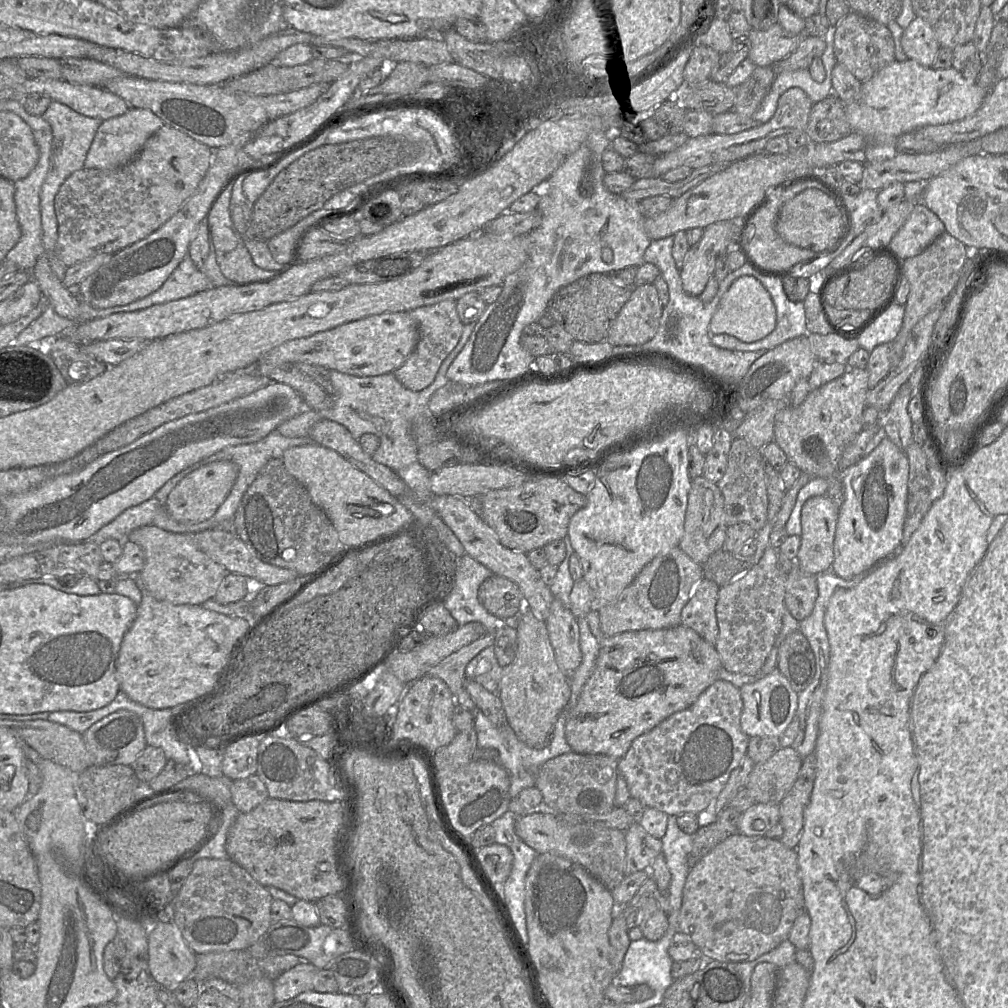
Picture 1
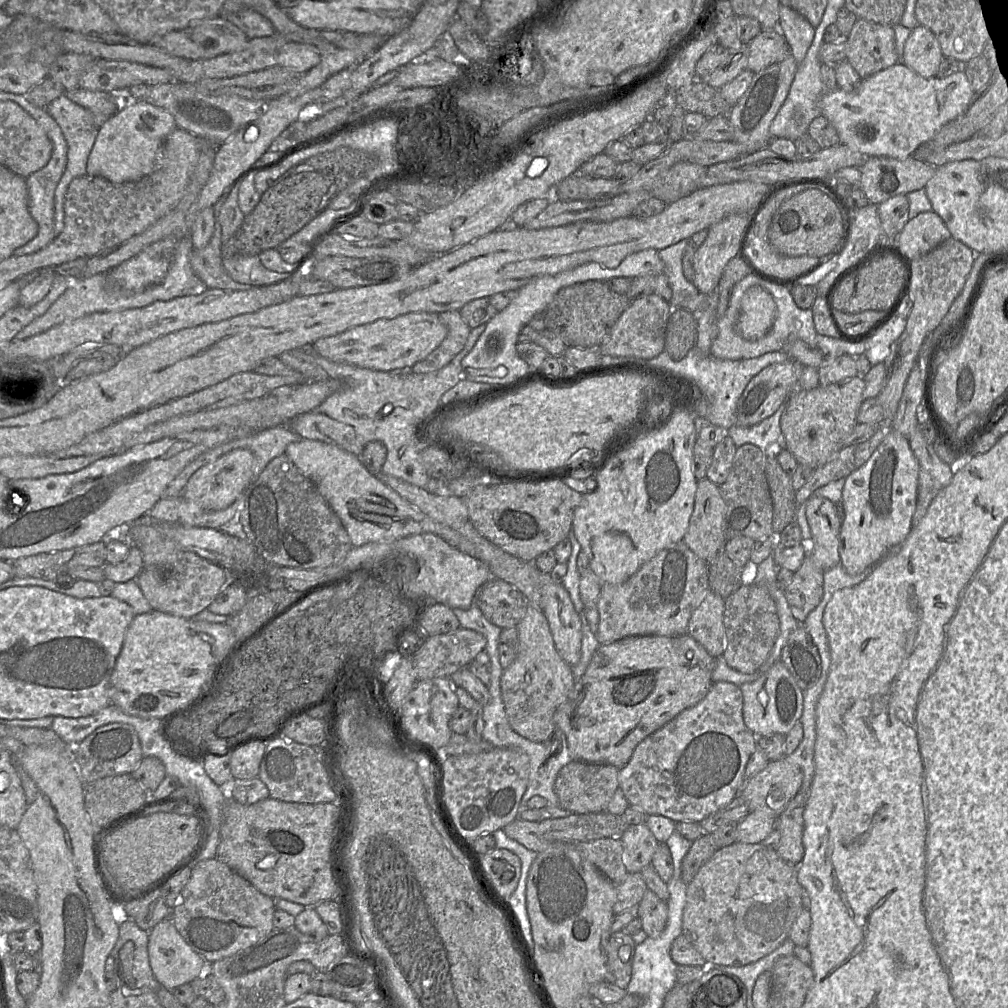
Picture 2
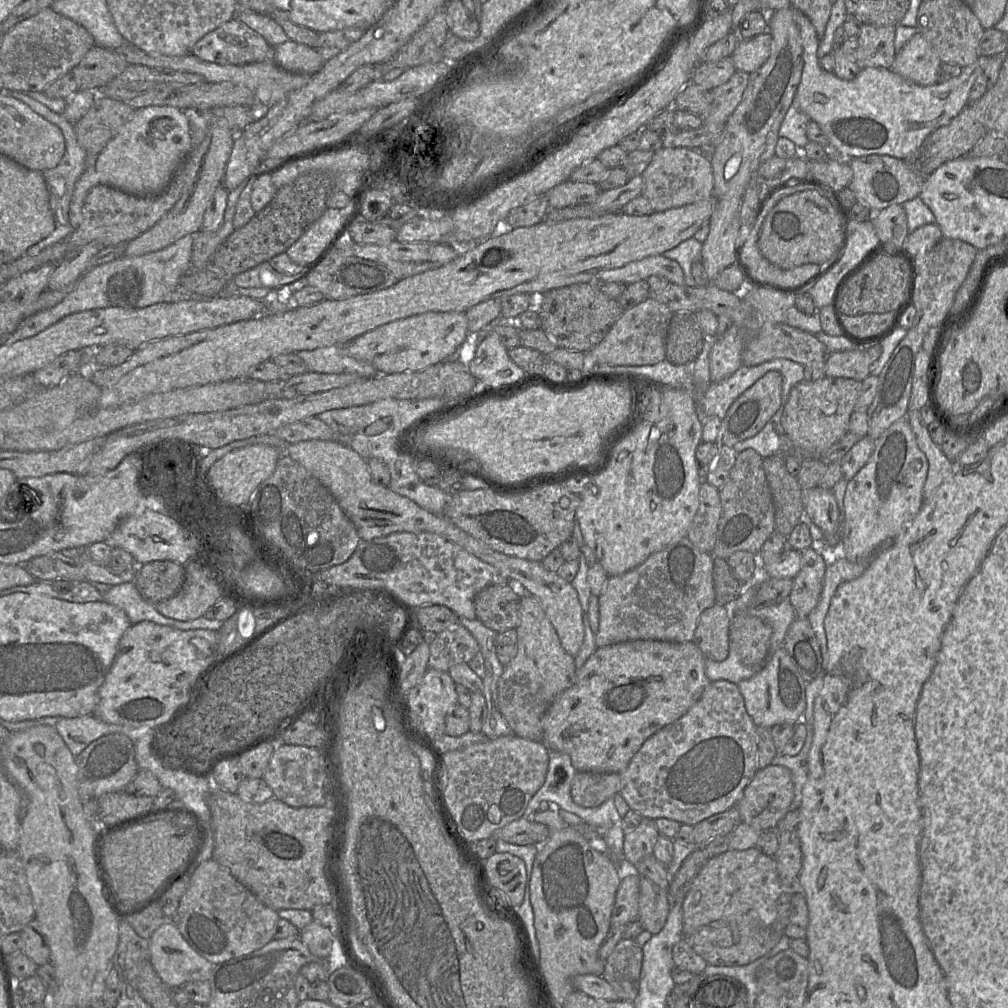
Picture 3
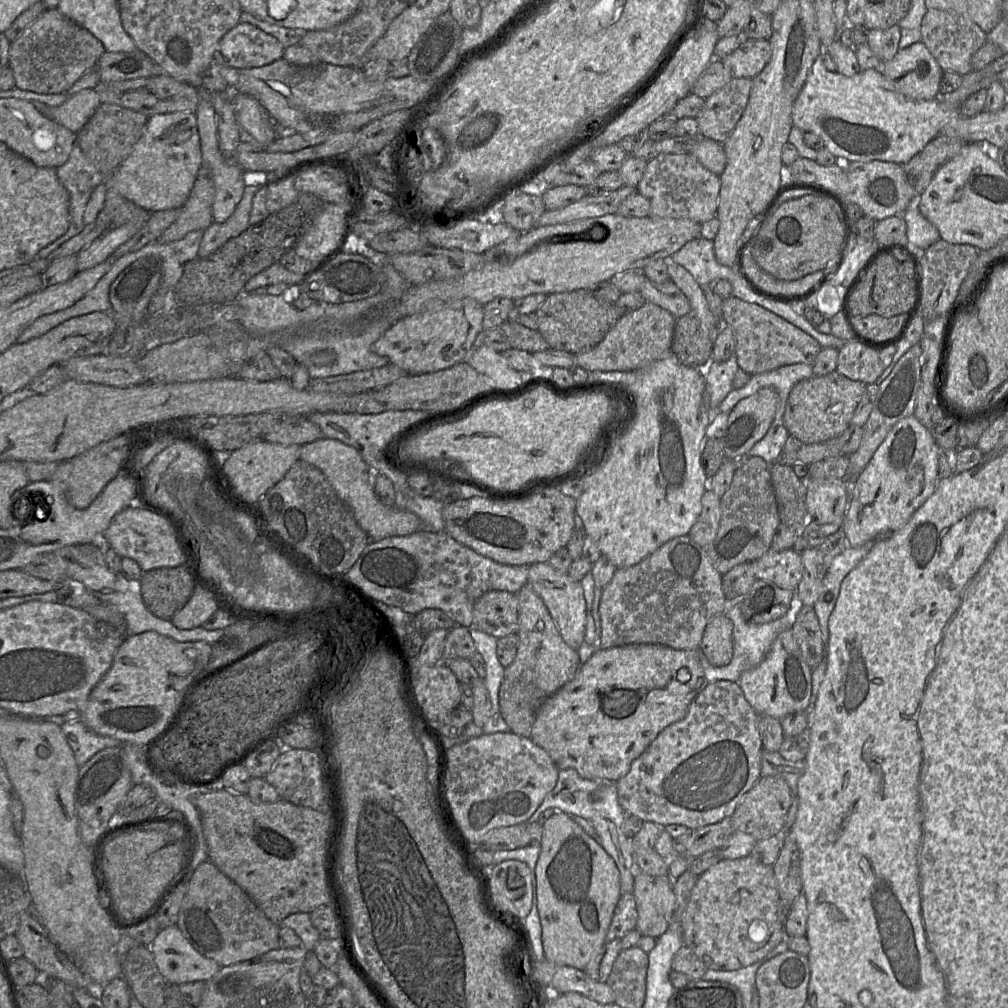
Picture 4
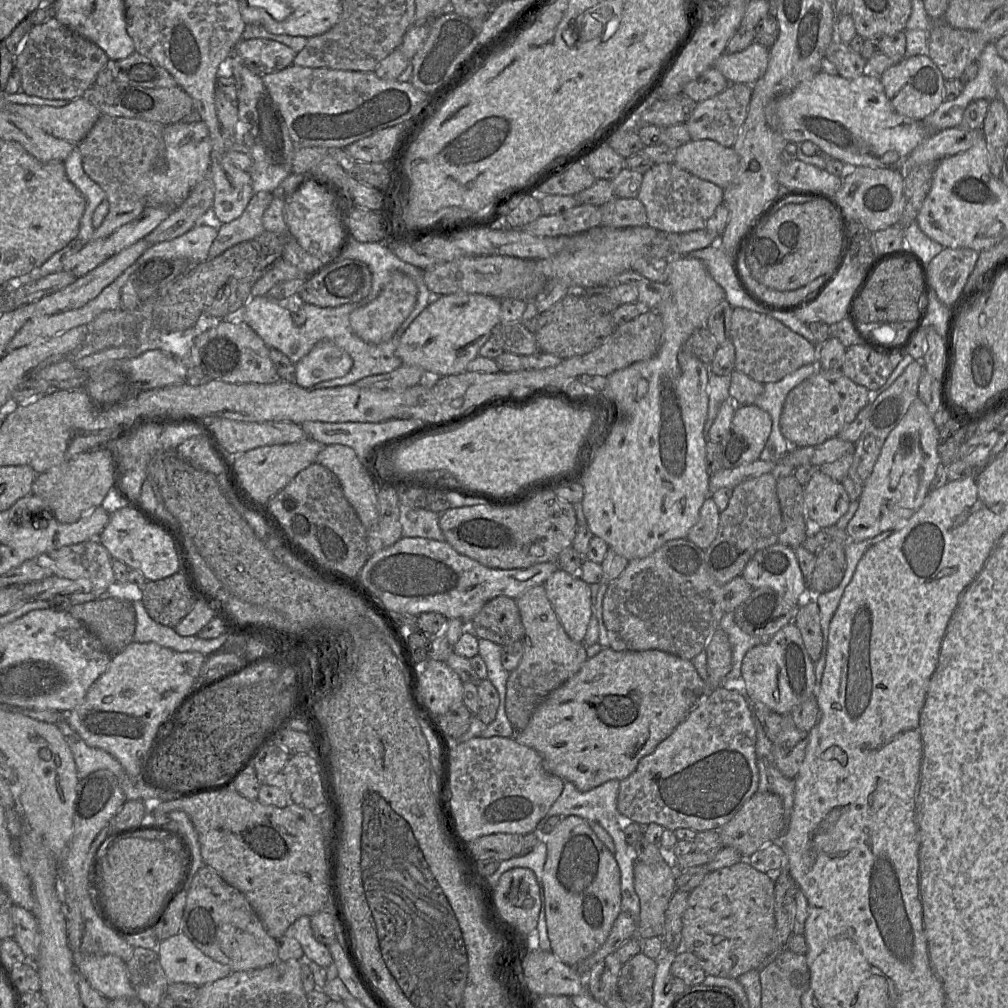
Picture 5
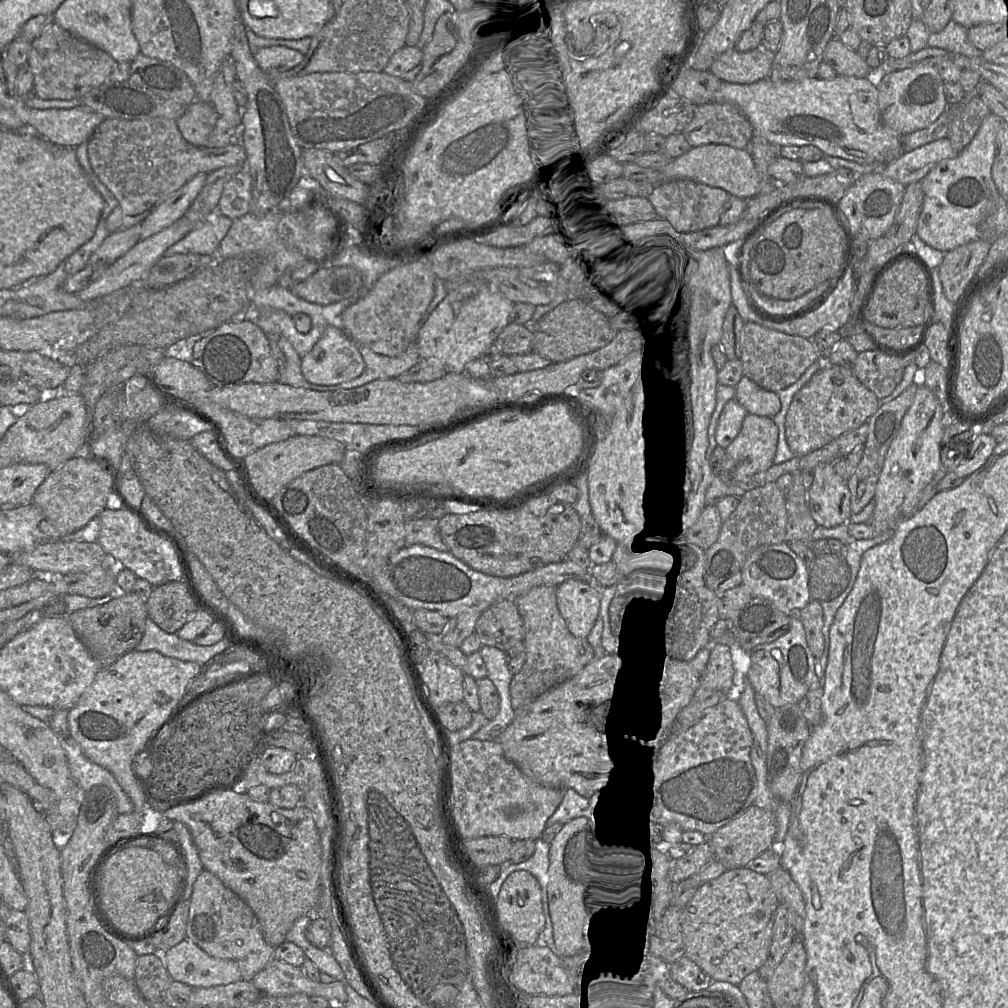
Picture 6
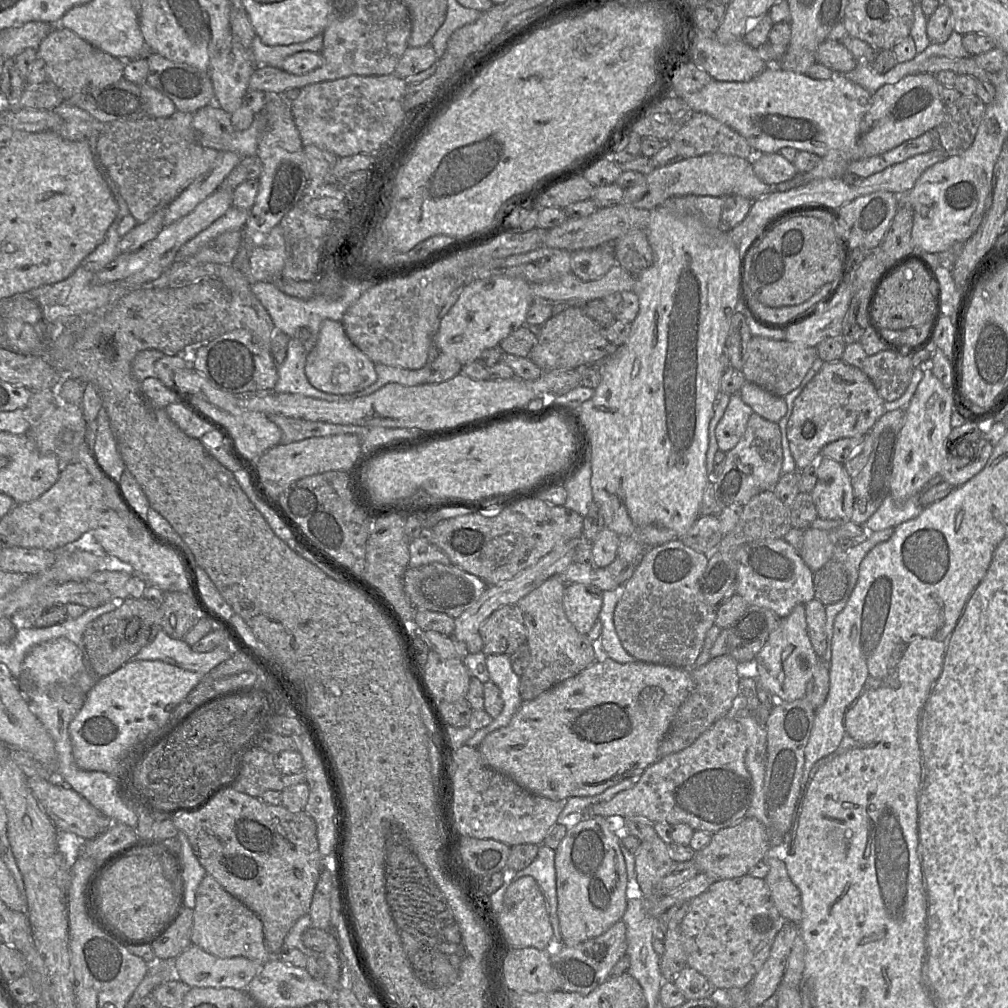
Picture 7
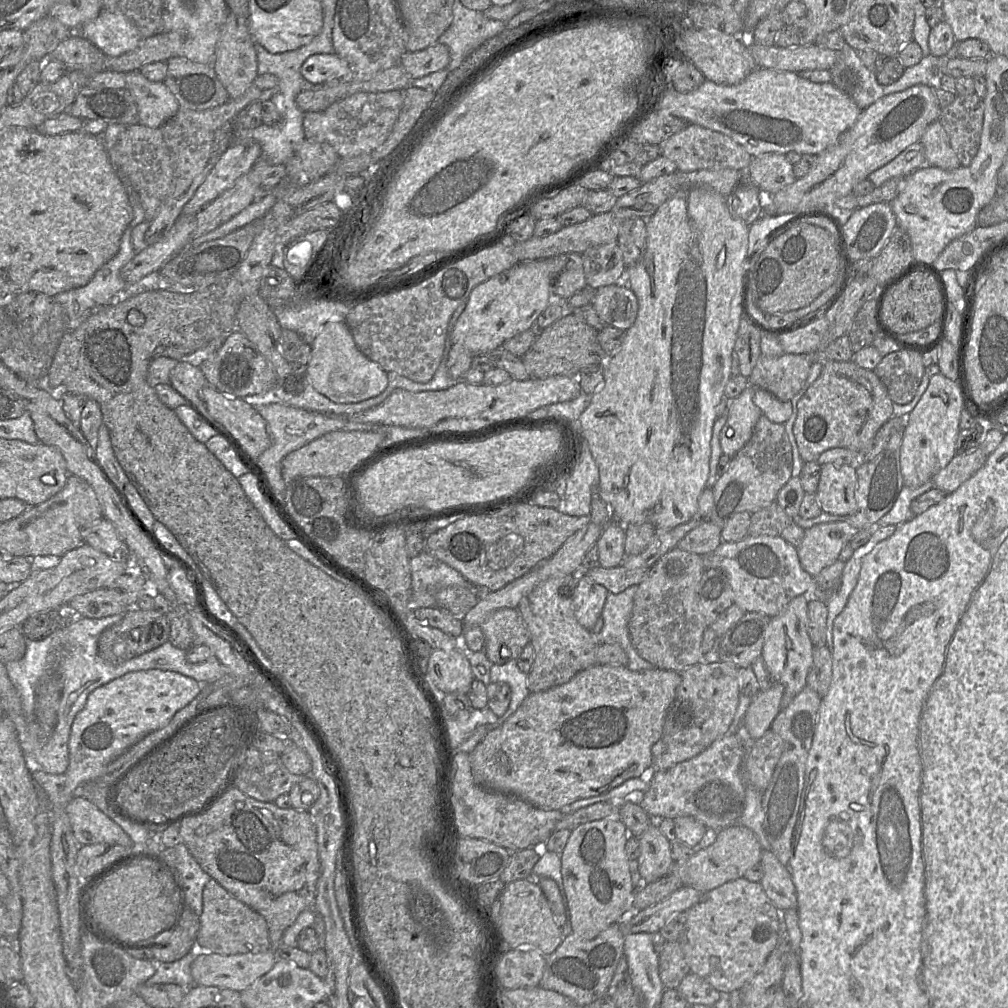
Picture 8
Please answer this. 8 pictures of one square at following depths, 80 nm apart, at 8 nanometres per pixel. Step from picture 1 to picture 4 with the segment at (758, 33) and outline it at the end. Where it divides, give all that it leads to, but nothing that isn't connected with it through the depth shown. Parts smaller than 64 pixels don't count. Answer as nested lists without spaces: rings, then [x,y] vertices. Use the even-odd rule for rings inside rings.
[[[748,39],[732,53],[721,59],[733,78],[754,78],[771,58],[769,40]]]

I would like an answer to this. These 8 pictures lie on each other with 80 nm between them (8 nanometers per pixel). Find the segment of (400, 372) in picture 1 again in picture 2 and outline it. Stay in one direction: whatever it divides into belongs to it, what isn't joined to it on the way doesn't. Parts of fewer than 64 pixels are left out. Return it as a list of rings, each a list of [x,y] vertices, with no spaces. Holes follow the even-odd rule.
[[[441,312],[439,318],[447,328],[447,336],[425,359],[409,369],[413,374],[437,372],[449,364],[465,346],[471,329],[462,319],[460,312]]]

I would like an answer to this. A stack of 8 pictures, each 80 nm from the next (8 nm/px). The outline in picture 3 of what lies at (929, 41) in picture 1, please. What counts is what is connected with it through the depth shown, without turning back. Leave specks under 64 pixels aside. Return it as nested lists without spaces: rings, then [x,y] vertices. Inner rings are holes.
[[[917,32],[901,49],[891,70],[921,86],[938,82],[941,60],[924,36]]]

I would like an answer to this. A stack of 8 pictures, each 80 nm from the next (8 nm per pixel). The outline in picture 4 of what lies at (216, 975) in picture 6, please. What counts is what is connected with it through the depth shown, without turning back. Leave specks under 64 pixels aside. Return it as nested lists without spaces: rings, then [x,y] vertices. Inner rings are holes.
[[[177,926],[161,929],[150,949],[168,984],[207,981],[221,968],[216,961],[198,953]]]

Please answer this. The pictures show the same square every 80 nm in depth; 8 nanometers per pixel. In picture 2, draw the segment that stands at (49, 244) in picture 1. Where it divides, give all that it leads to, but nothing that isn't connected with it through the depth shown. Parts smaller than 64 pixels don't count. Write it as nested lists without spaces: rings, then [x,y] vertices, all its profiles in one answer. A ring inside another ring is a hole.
[[[66,95],[56,98],[45,109],[58,123],[67,143],[67,164],[54,195],[54,232],[58,236],[64,228],[64,201],[67,188],[72,179],[88,175],[87,161],[96,139],[98,127],[93,113],[75,104]]]

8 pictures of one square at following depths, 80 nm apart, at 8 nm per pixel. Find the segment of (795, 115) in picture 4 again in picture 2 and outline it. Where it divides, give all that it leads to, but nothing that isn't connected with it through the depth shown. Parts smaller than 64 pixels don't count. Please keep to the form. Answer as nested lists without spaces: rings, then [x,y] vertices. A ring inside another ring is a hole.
[[[782,5],[778,31],[781,31],[788,43],[790,54],[797,63],[802,62],[813,42],[815,28],[802,14],[789,6]],[[896,63],[861,81],[854,91],[836,88],[821,98],[821,114],[836,129],[840,143],[867,156],[906,159],[942,126],[962,115],[974,99],[963,71],[947,77],[924,78]]]

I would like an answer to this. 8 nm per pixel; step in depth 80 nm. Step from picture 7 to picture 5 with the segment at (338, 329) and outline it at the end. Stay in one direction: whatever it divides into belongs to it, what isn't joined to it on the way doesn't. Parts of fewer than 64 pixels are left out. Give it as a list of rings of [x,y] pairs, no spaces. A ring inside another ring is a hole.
[[[321,341],[295,364],[294,382],[302,388],[343,377],[353,366],[352,357],[330,341]]]

